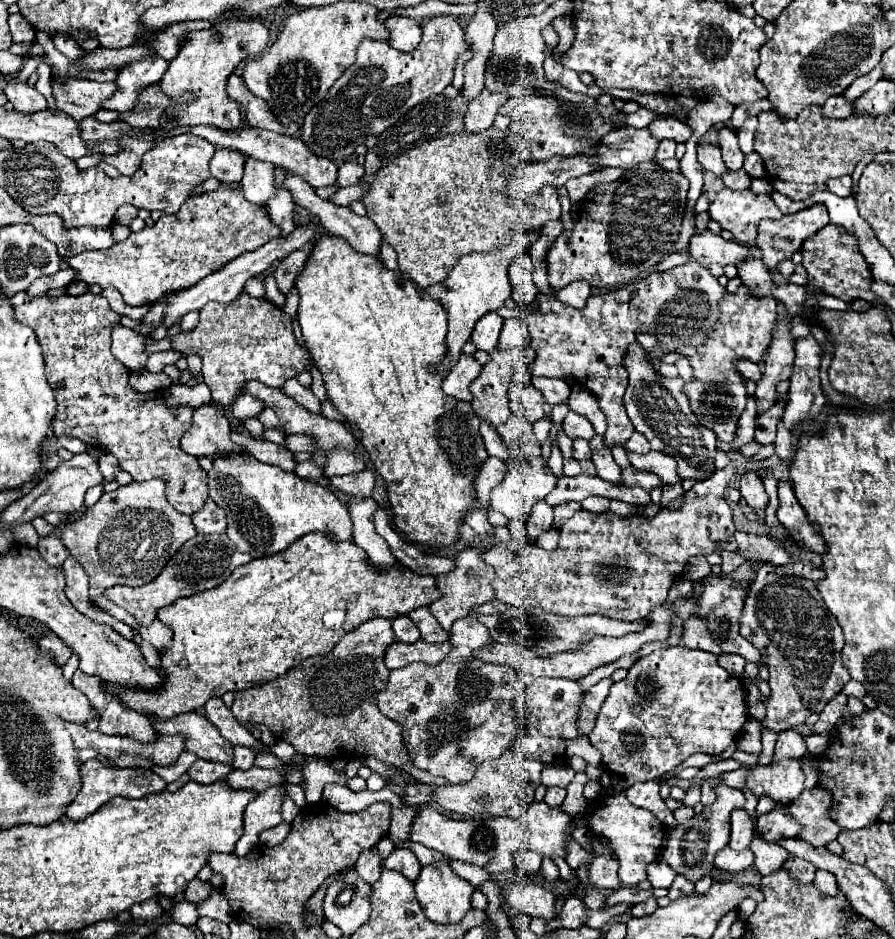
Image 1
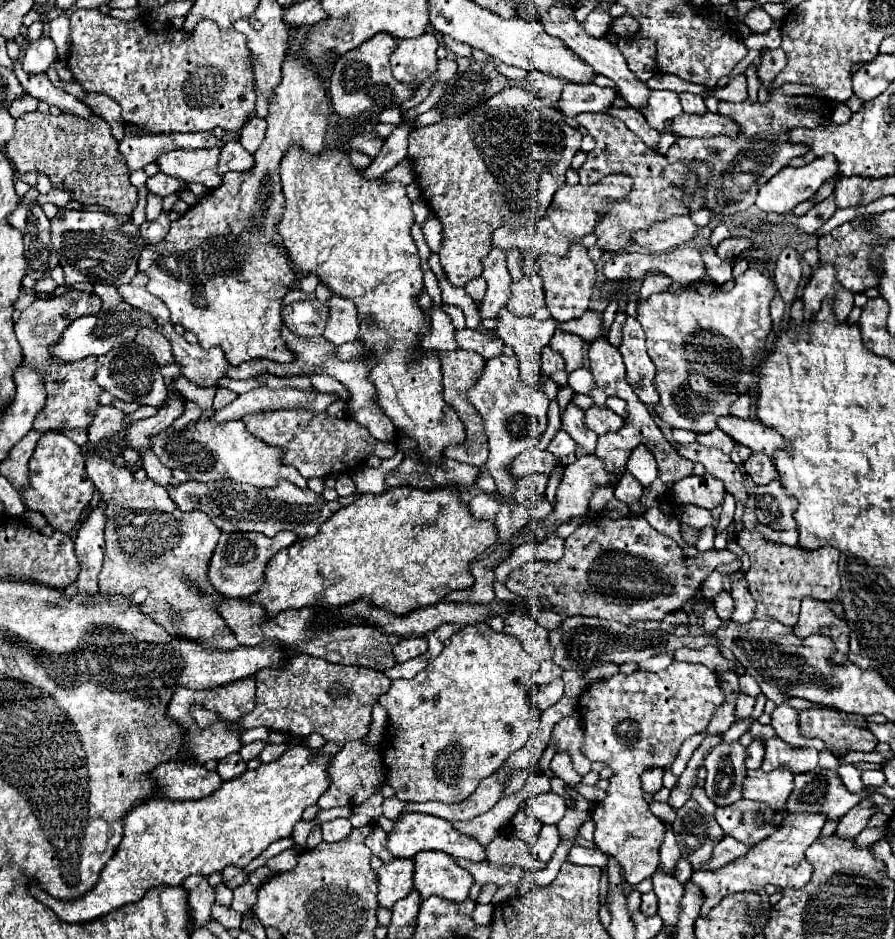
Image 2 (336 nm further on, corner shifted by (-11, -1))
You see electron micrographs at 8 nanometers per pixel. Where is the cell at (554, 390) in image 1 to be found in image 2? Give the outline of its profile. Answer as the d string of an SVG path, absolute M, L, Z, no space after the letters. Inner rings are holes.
M544 346L542 348L542 370L546 376L550 376L556 370L564 370L564 358L560 352L552 350L552 346Z

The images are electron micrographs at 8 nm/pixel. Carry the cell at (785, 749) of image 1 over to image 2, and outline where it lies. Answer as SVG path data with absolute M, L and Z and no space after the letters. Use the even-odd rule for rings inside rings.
M810 708L800 712L800 732L806 738L820 738L830 752L840 752L840 756L846 756L848 752L872 752L878 744L876 736L868 730L868 722L860 714L844 714L836 712L832 708Z

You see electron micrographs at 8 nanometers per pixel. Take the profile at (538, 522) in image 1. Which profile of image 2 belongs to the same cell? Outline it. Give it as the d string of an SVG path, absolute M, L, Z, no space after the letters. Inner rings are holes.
M528 474L516 482L516 502L524 500L540 500L544 498L544 490L548 484L548 476L544 474Z

